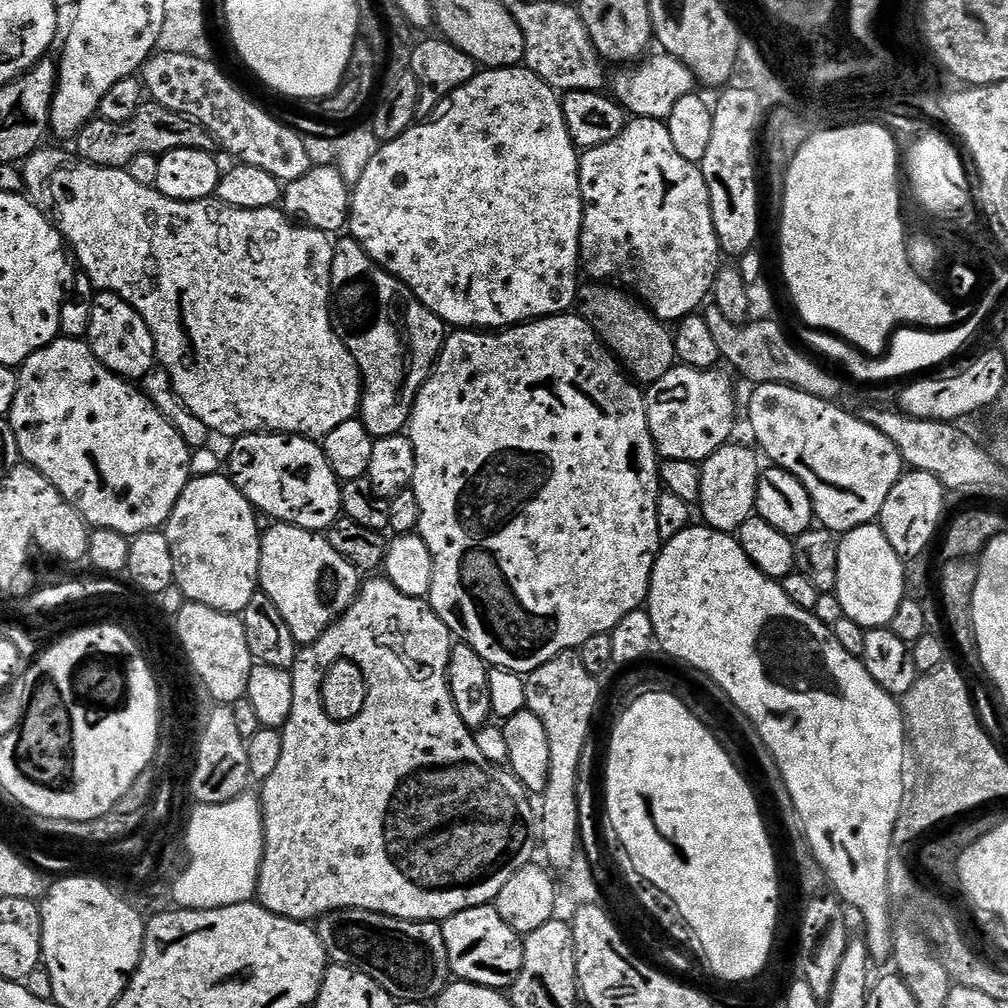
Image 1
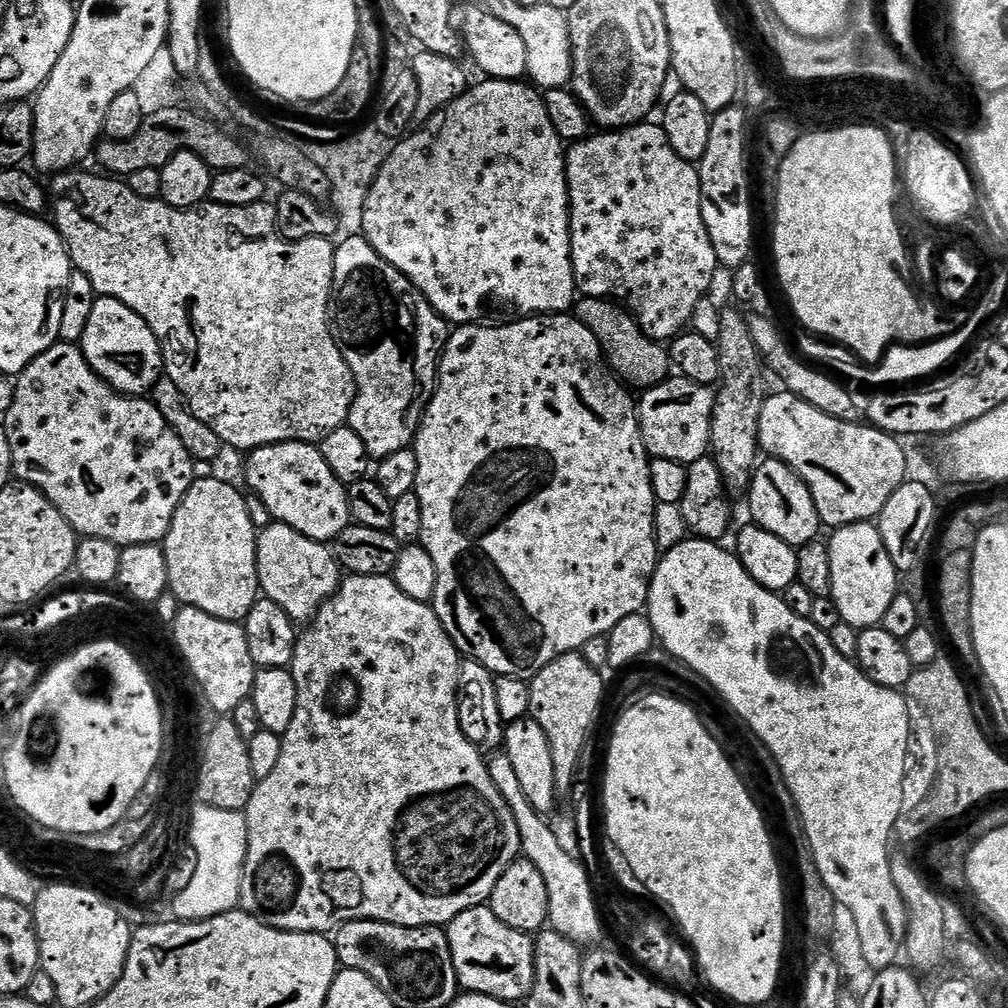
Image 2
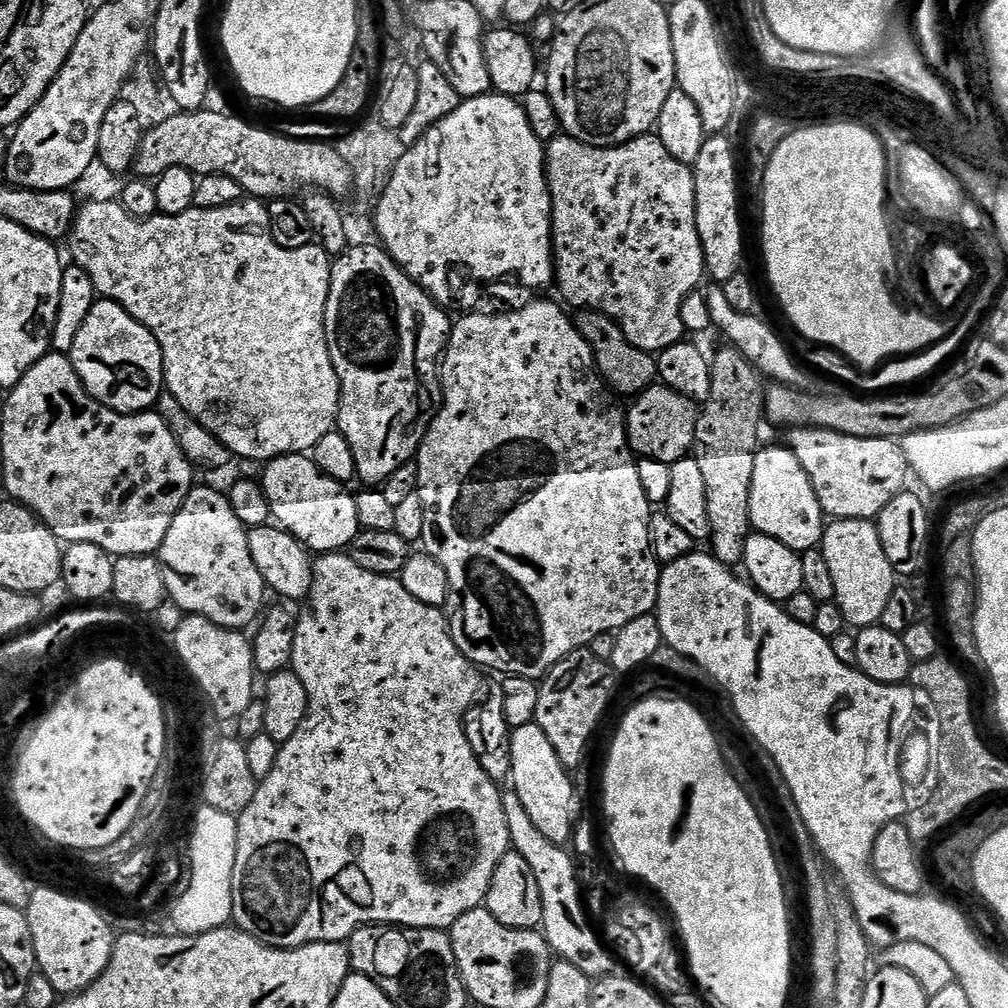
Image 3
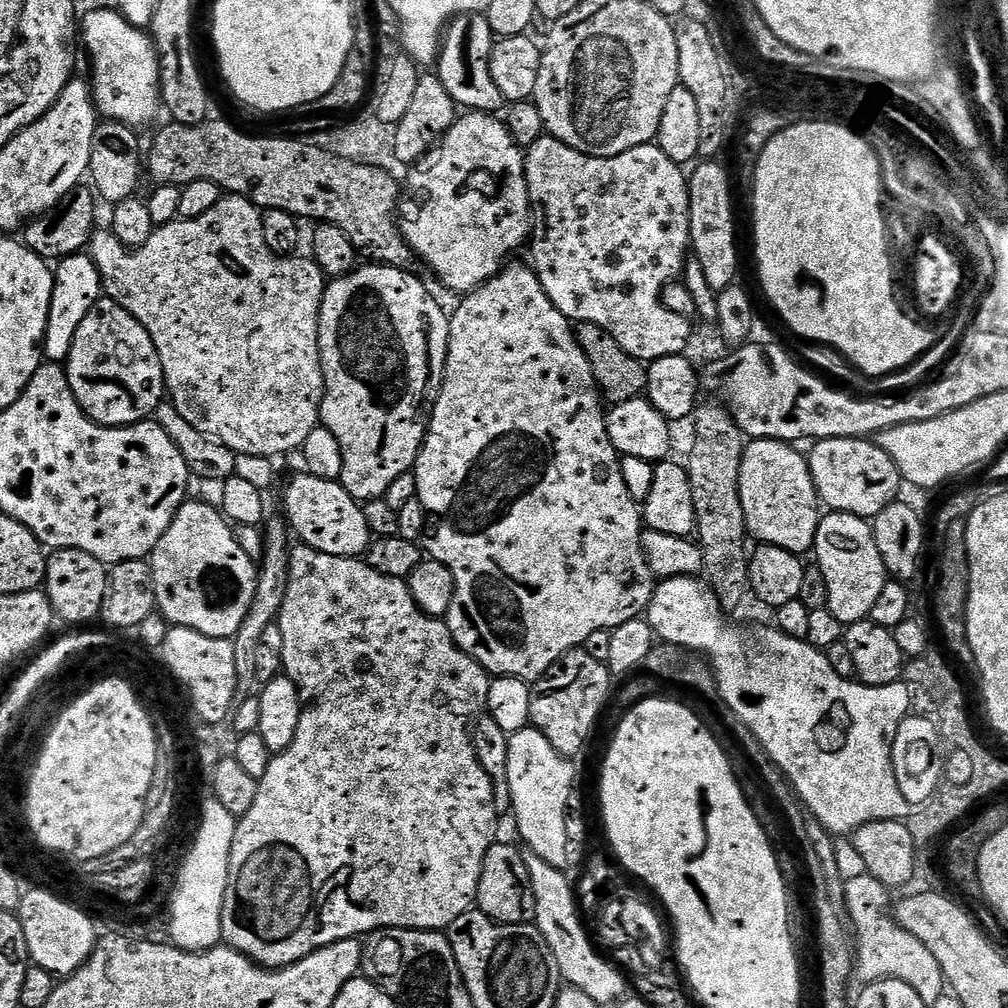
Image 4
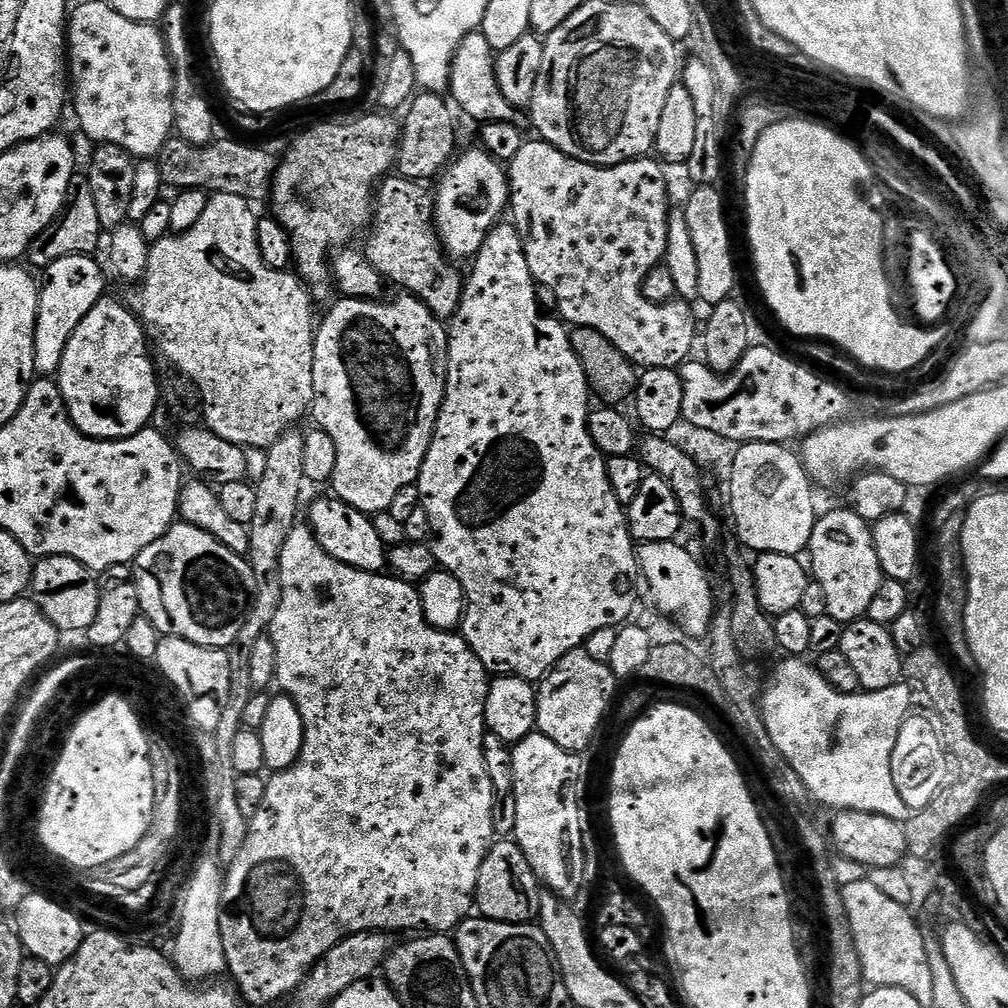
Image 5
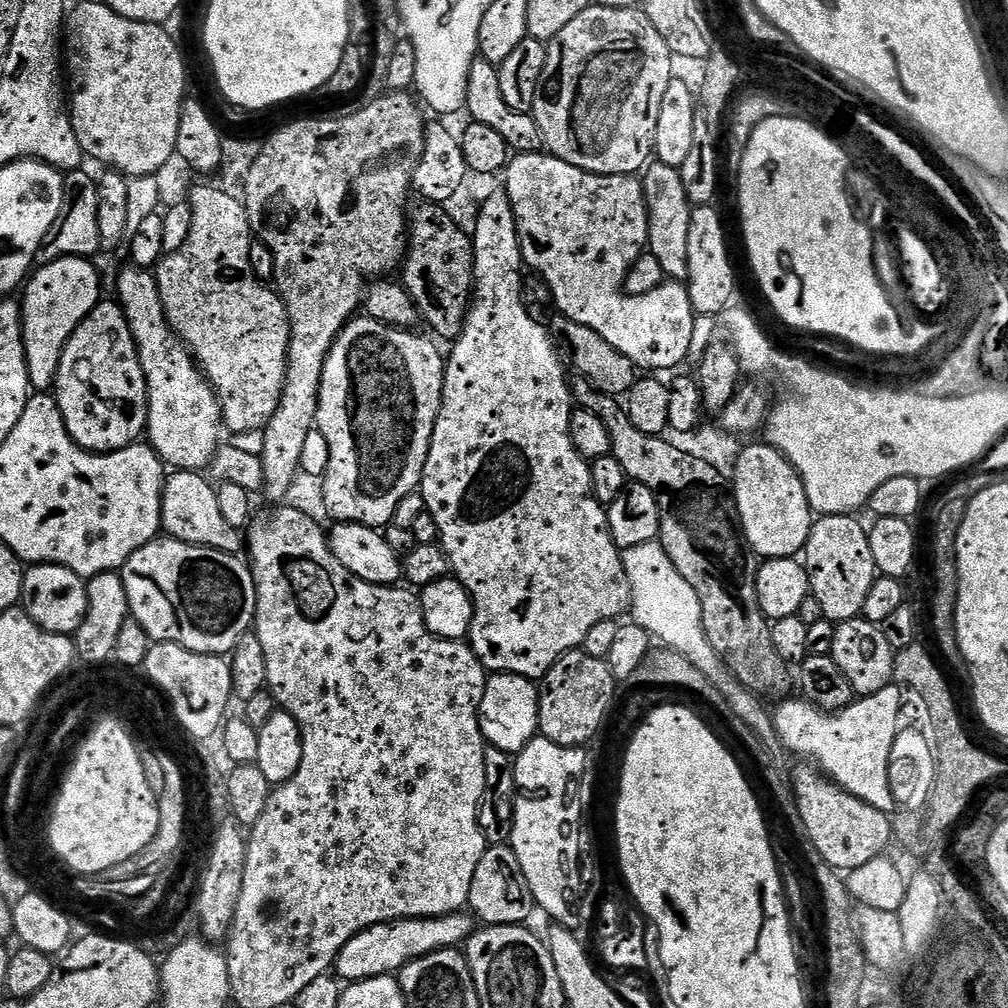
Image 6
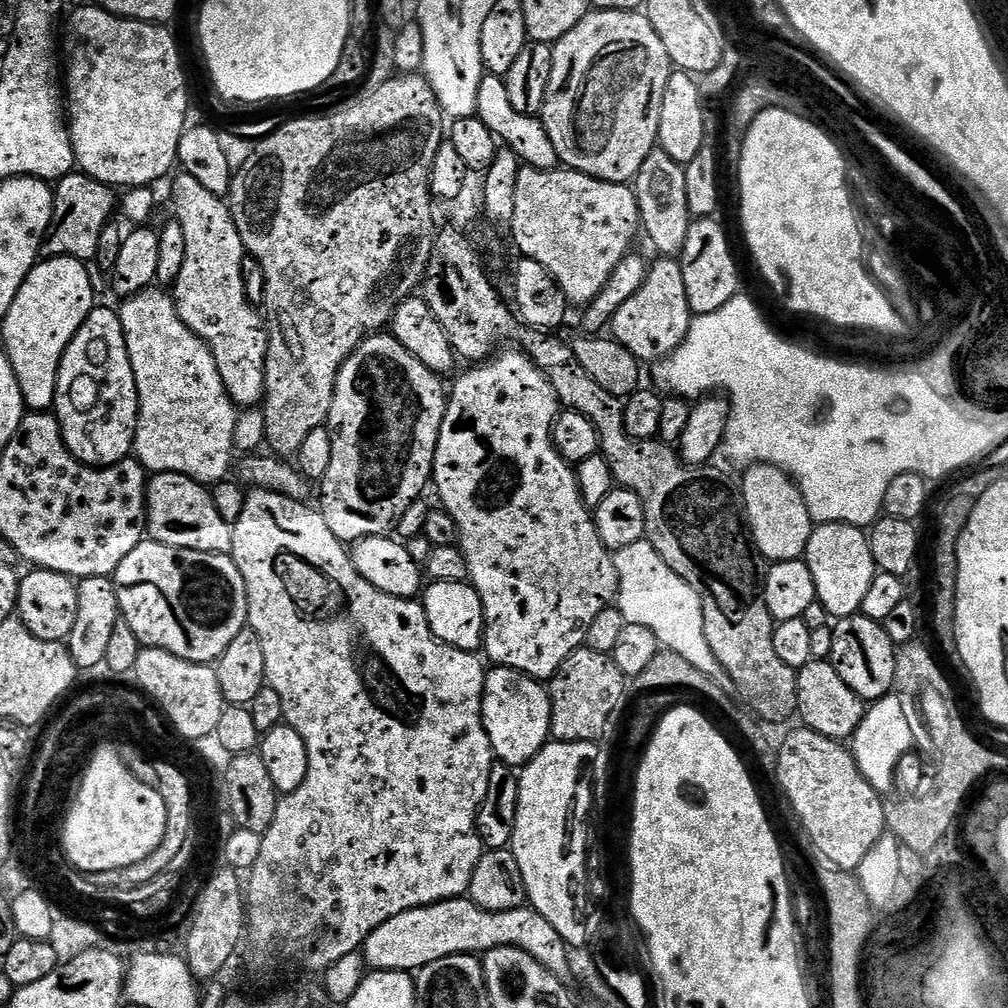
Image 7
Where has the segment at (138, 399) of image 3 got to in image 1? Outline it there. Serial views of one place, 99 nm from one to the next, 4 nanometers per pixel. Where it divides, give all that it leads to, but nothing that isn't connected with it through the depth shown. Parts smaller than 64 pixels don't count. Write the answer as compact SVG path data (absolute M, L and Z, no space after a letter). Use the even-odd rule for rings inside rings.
M100 292L92 301L92 317L86 343L111 372L123 376L126 380L143 381L144 375L158 364L156 343L138 310L134 310L132 304L127 304L125 300L109 292Z

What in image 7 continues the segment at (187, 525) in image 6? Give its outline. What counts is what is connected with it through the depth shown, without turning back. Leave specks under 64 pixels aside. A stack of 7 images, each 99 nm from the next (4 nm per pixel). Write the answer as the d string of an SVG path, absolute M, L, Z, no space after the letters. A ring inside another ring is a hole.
M157 472L147 481L146 503L146 532L159 544L182 550L231 553L232 525L222 518L222 514L218 514L218 506L214 506L212 493L205 485L182 474Z

